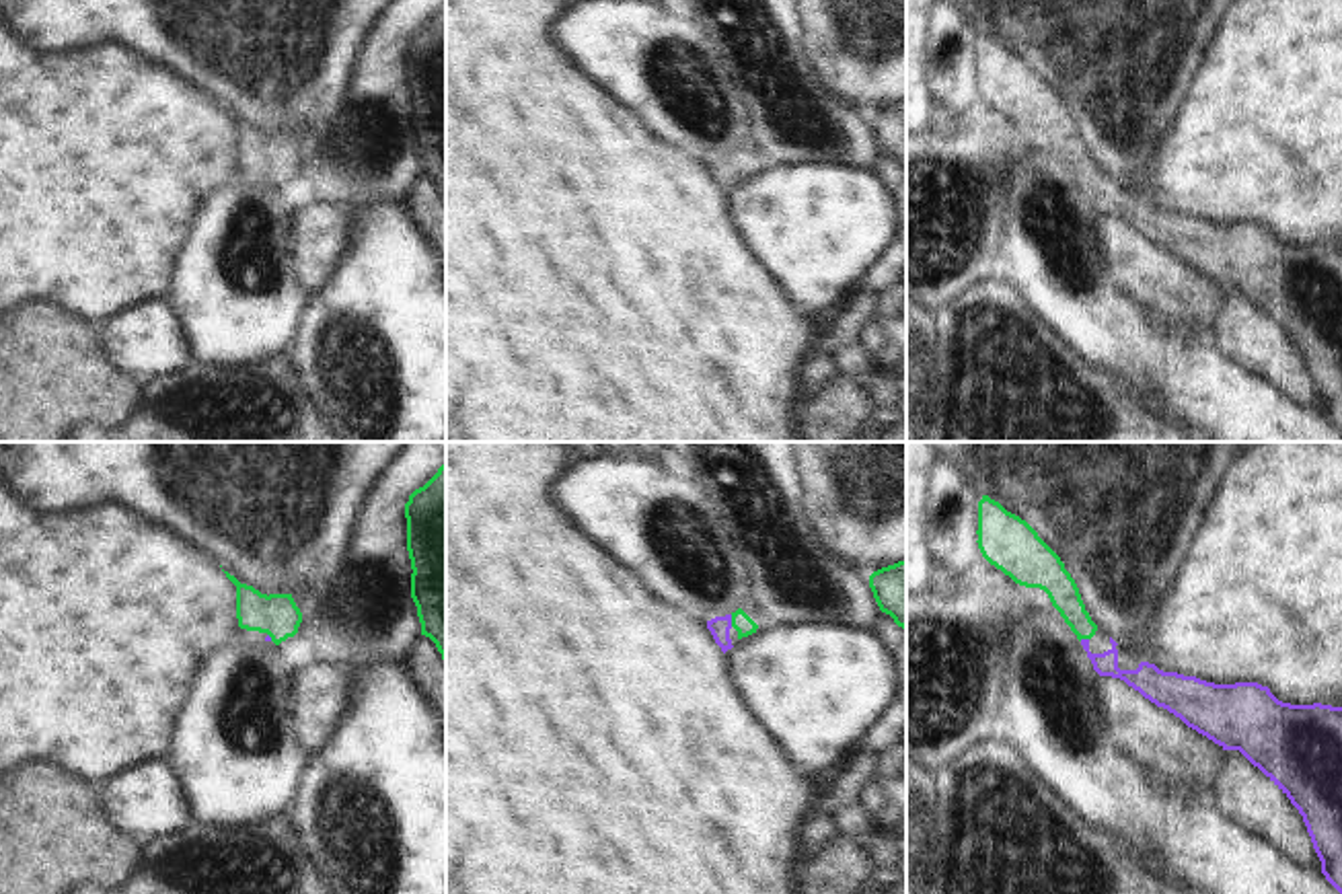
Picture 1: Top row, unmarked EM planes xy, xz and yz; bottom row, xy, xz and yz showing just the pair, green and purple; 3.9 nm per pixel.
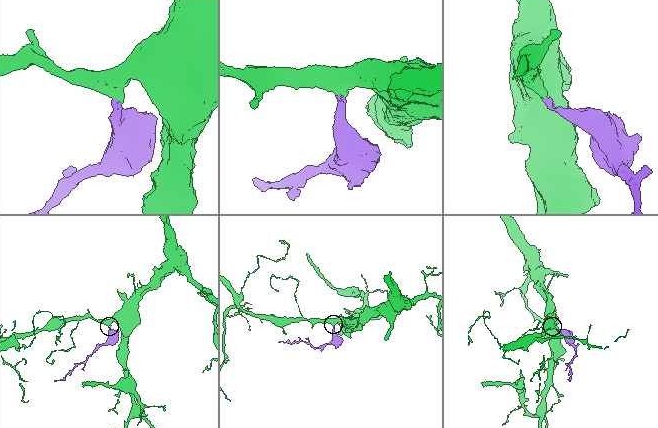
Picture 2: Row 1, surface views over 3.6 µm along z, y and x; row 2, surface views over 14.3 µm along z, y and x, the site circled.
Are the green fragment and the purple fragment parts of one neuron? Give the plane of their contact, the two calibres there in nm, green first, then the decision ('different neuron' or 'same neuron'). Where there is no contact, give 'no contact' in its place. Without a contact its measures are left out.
xz | 80/80 nm | same neuron

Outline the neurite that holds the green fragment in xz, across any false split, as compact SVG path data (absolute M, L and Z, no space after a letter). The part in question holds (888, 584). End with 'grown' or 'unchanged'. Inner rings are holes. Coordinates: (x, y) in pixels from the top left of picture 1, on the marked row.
M906 559L869 575L869 588L882 612L906 633Z | unchanged

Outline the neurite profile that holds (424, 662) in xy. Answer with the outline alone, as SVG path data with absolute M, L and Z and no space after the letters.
M421 635L405 658L405 666L438 717L446 717L446 662L436 643Z

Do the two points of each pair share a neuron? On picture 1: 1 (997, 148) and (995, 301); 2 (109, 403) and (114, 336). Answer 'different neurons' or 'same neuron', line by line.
1: different neurons
2: different neurons

